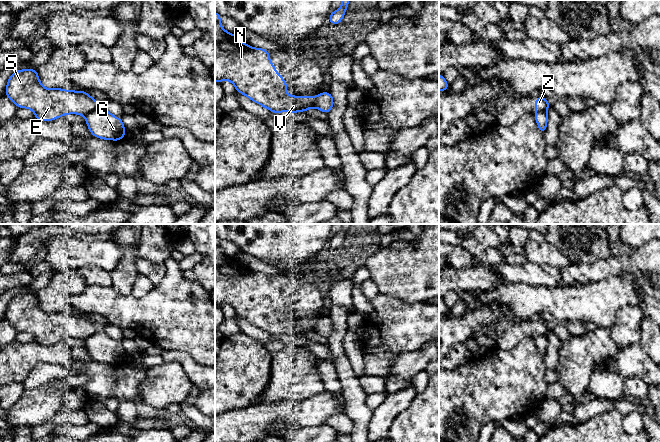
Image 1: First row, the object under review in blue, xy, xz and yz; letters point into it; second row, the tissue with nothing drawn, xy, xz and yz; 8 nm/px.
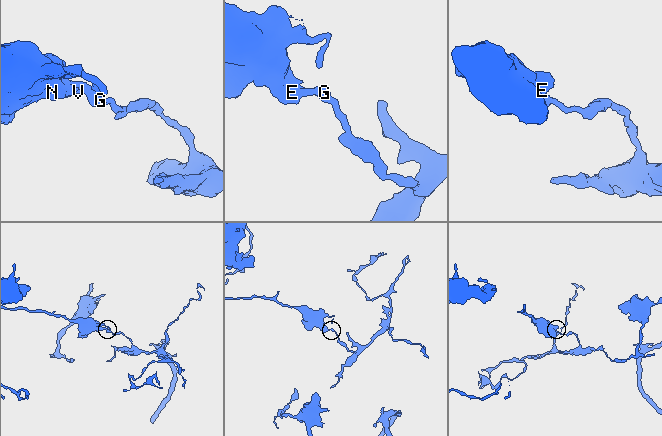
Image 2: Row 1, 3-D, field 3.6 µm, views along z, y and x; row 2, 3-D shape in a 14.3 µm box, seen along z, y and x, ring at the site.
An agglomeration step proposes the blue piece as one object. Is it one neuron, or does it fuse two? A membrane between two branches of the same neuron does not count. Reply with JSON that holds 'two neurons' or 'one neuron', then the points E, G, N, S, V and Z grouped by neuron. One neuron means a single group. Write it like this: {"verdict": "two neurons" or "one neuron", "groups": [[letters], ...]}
{"verdict": "two neurons", "groups": [["E", "N", "S", "V", "Z"], ["G"]]}

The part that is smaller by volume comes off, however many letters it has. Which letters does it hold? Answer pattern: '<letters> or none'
G

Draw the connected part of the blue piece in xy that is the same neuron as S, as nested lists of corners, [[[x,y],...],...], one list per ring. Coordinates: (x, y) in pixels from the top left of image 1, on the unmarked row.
[[[36,293],[15,295],[8,303],[5,318],[18,332],[31,333],[34,342],[41,345],[52,345],[67,338],[86,340],[98,328],[85,314],[42,310]]]

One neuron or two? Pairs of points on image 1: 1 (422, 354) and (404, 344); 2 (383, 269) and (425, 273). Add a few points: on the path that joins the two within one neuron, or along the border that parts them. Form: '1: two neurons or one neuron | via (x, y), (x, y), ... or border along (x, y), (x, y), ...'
1: two neurons | border along (428, 341), (420, 348), (400, 353), (394, 358)
2: one neuron | via (393, 270), (398, 273), (415, 273)

